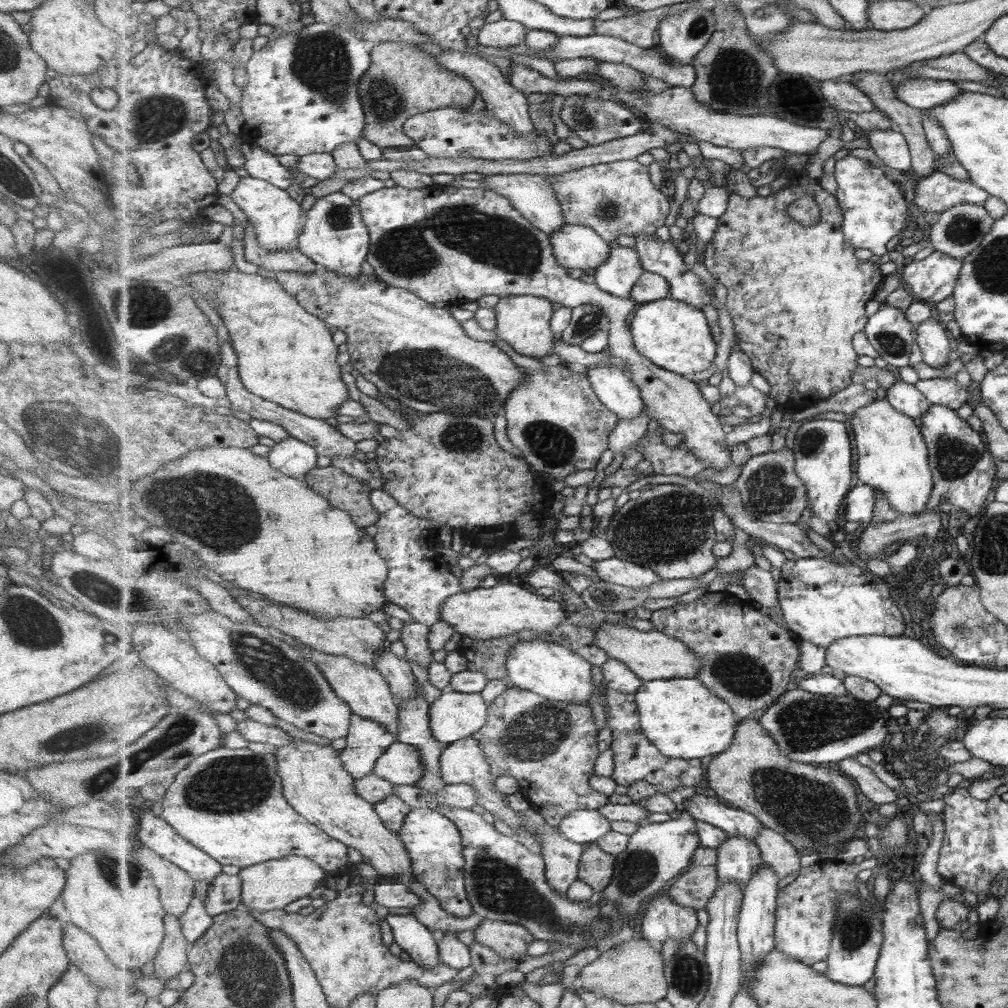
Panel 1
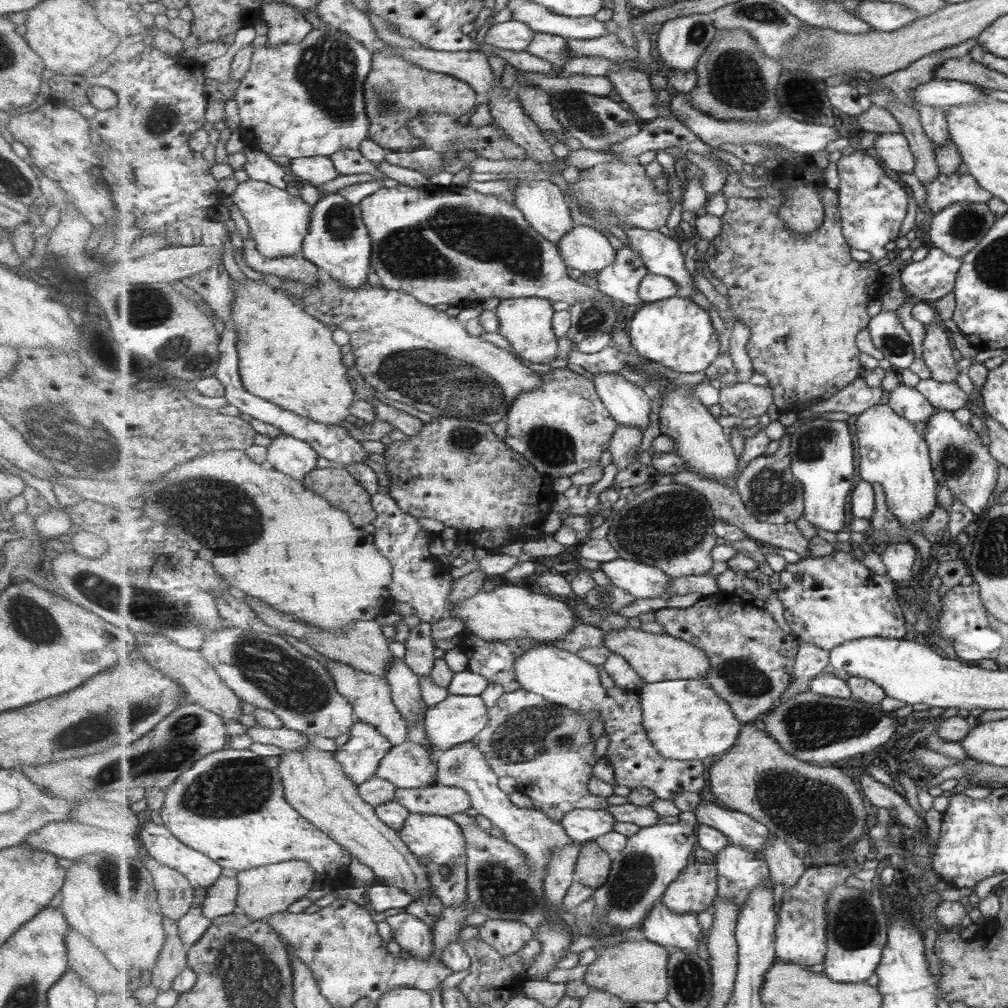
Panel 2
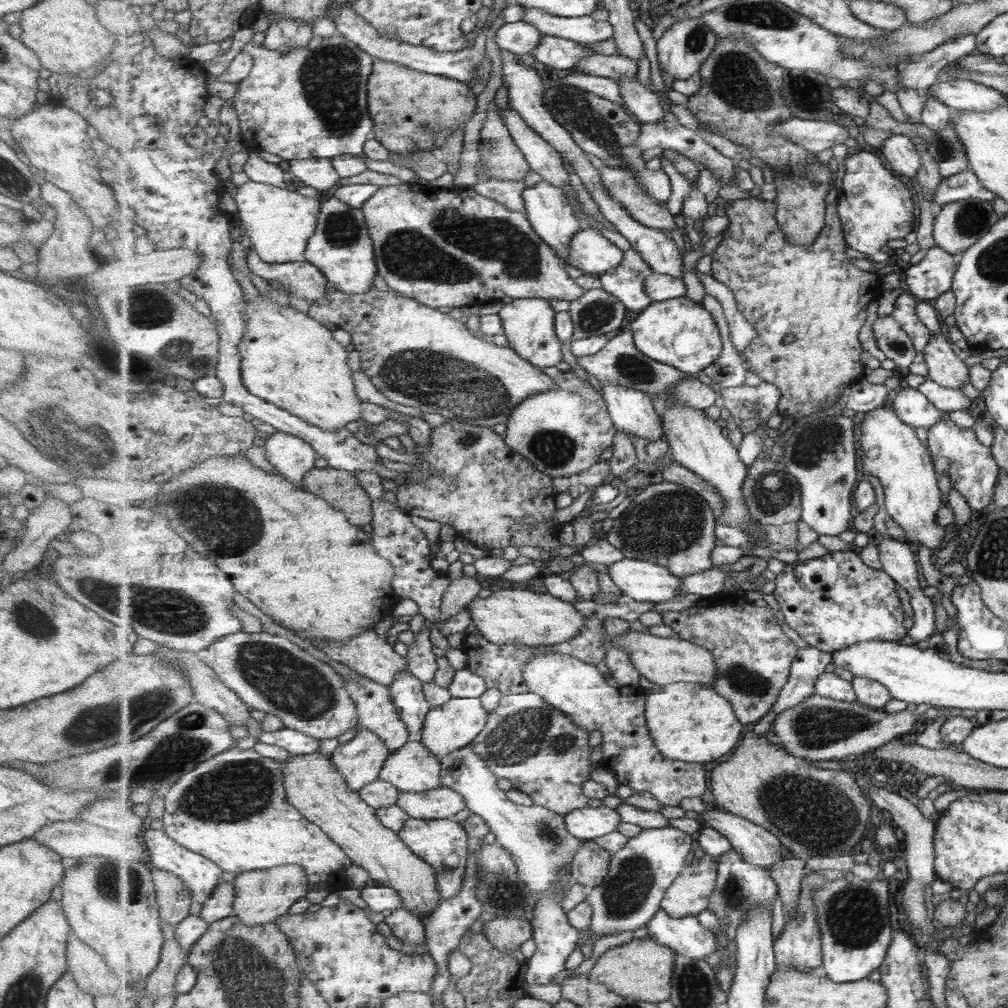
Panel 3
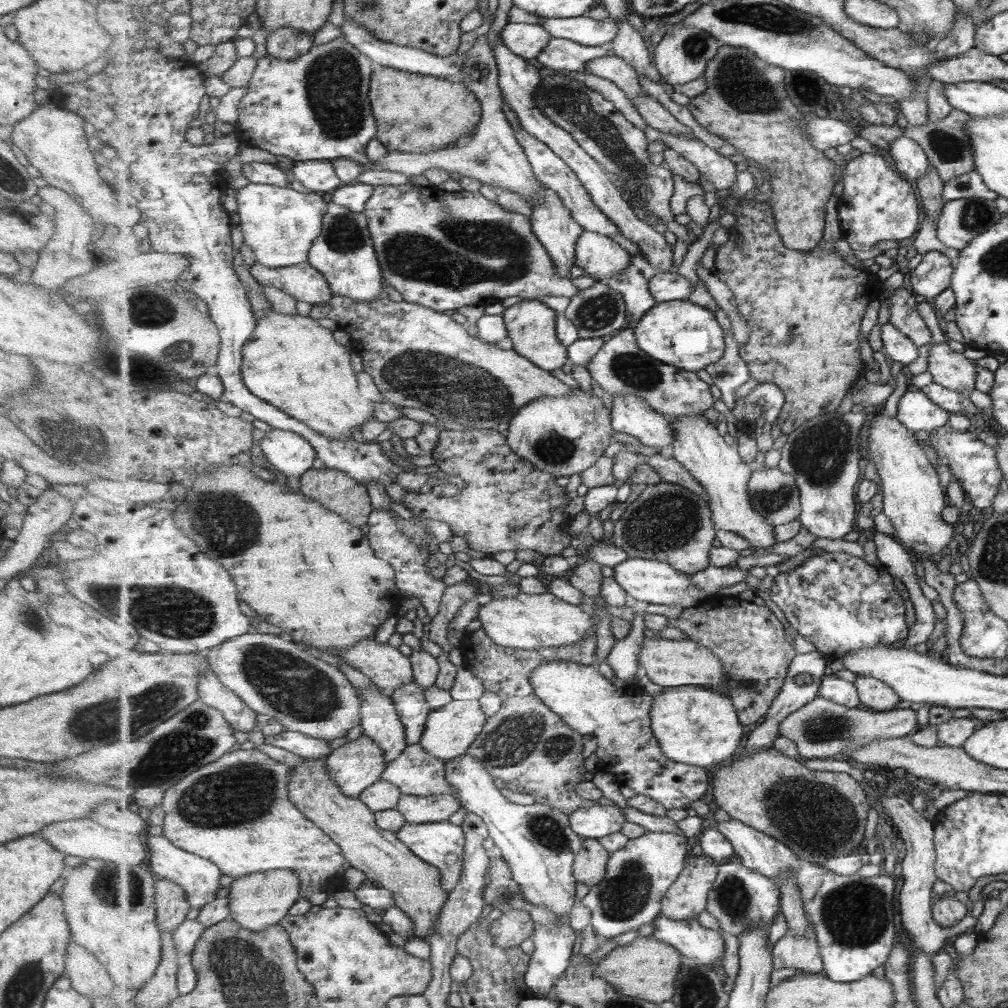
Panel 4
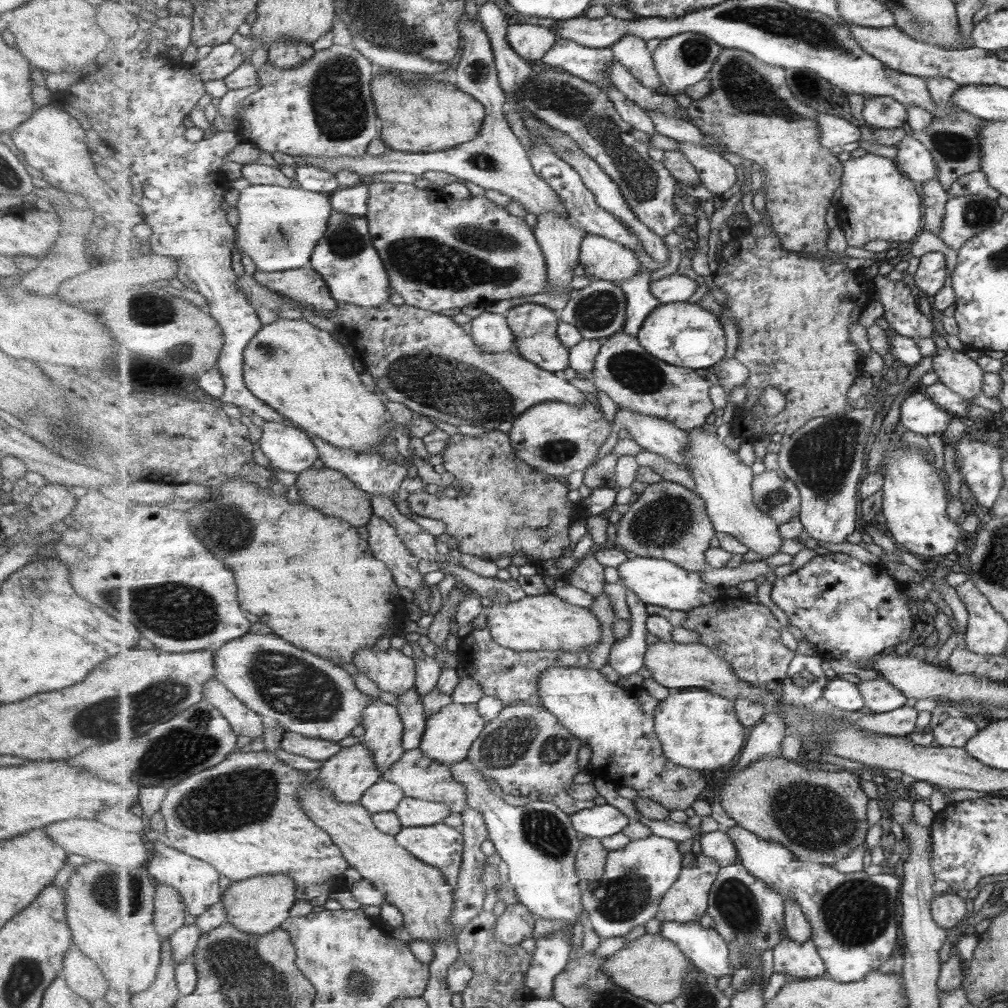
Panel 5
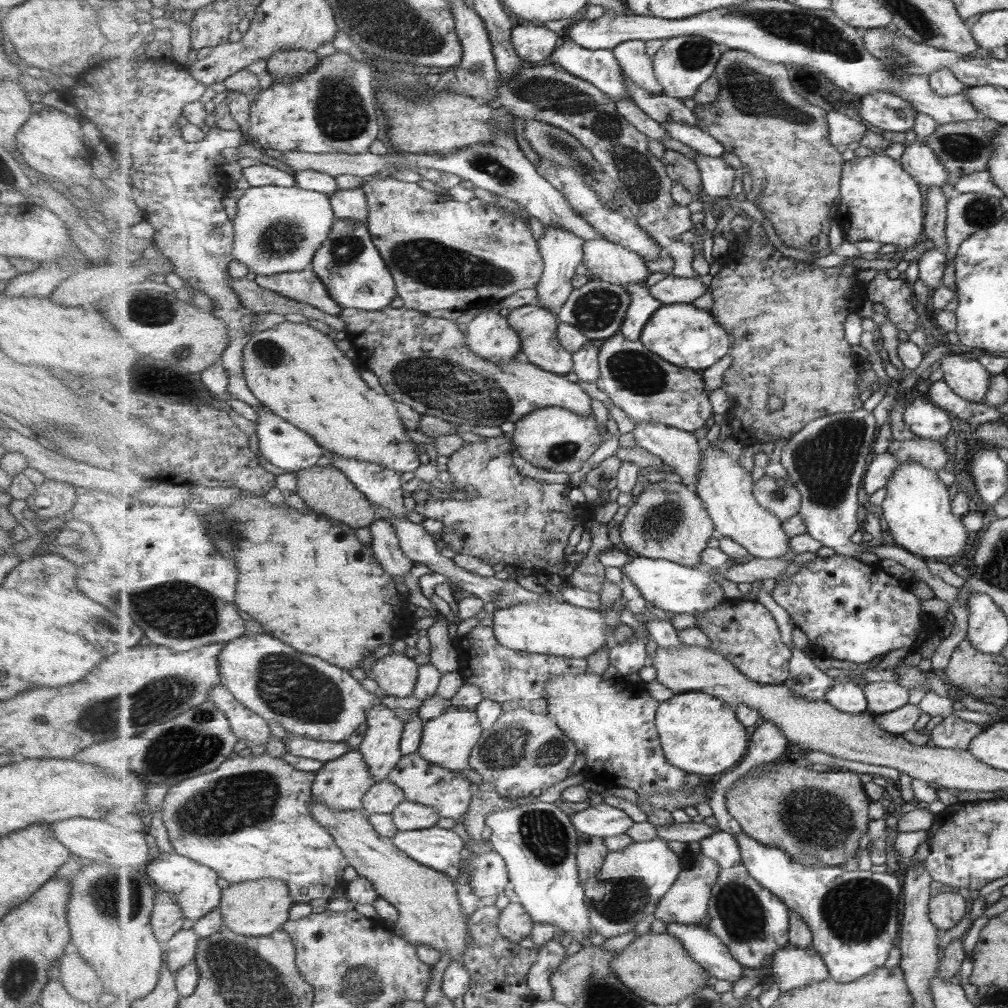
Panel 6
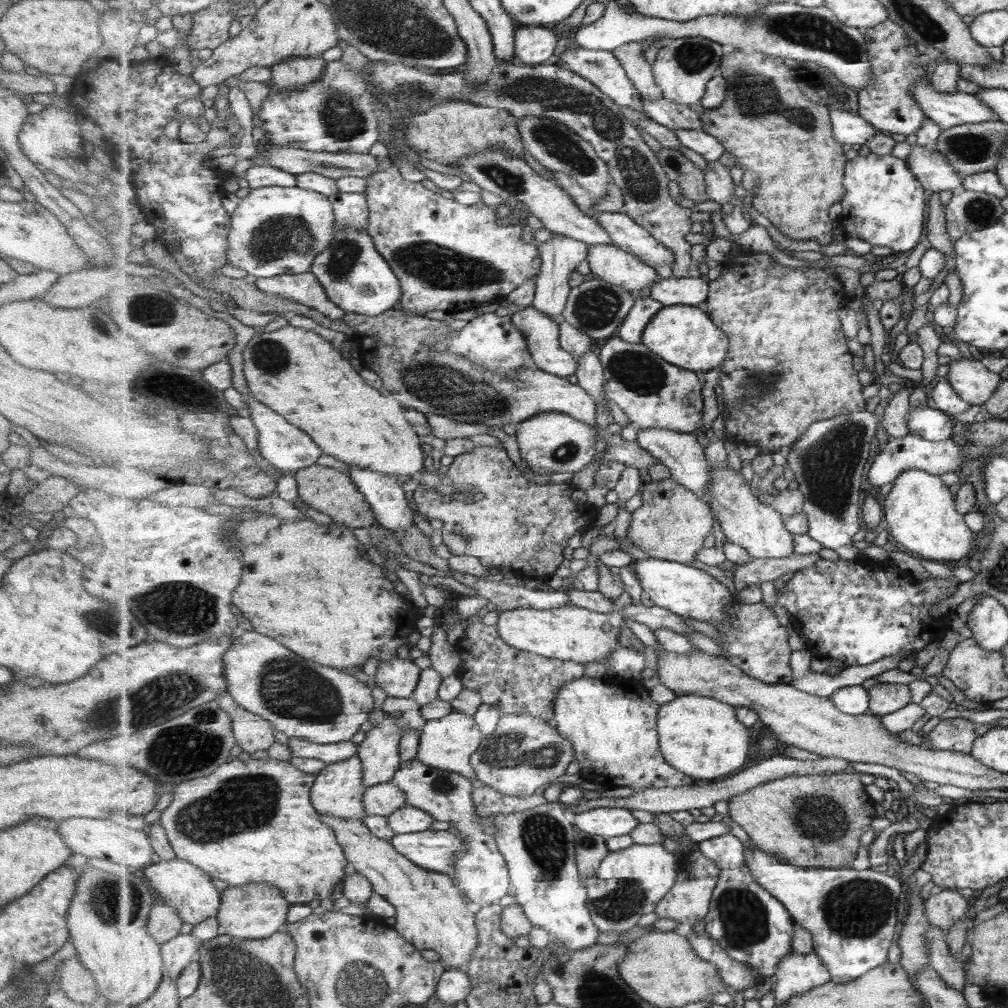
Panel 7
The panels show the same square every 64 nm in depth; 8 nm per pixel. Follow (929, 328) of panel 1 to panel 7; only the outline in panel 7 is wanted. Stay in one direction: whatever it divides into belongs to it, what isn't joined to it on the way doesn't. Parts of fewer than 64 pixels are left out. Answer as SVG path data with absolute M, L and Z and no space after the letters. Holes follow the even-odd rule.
M951 360L946 378L969 404L984 404L997 392L1003 377L989 370L981 360Z

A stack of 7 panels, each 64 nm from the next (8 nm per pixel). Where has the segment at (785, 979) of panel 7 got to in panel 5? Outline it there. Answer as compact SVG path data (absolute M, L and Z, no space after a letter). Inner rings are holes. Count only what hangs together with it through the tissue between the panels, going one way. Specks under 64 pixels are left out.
M791 938L781 940L781 946L775 948L775 970L787 974L786 982L801 982L828 975L824 957L812 938L805 942Z

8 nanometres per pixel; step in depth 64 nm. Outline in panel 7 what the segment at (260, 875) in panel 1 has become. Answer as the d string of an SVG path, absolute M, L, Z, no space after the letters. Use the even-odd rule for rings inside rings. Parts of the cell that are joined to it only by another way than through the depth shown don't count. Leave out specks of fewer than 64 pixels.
M251 883L245 886L227 886L222 891L222 903L217 920L224 931L243 940L271 938L288 923L290 904L285 892L270 883Z

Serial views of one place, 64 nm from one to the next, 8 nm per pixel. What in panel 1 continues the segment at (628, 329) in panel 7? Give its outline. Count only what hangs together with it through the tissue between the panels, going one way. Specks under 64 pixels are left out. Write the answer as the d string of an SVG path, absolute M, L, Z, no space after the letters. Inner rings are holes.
M620 246L612 247L609 260L595 270L595 282L609 294L631 299L633 286L644 272L637 249Z

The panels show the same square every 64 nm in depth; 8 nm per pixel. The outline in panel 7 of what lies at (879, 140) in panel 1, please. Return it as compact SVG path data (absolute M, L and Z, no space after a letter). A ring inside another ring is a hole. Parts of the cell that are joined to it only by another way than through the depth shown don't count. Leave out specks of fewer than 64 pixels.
M917 144L912 148L907 162L927 190L933 193L943 190L952 190L954 193L961 191L964 177L959 176L959 172L949 163L949 158L938 151L923 149Z

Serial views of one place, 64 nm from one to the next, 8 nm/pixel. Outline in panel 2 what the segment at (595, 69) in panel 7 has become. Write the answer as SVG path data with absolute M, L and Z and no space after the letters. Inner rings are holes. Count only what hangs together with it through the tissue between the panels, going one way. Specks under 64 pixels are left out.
M535 32L527 52L549 61L554 68L565 66L574 57L569 53L569 41L566 38L545 32Z

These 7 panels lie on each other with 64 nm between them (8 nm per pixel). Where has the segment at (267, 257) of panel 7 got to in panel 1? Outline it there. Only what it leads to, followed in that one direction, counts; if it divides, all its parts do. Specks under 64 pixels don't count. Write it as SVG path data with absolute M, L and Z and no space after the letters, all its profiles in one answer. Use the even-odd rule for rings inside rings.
M249 174L240 178L230 196L248 218L248 222L251 222L252 226L256 228L261 244L269 252L289 250L289 248L297 246L297 240L302 234L306 216L298 197L289 196L289 192L284 188L279 188L269 181L261 180Z

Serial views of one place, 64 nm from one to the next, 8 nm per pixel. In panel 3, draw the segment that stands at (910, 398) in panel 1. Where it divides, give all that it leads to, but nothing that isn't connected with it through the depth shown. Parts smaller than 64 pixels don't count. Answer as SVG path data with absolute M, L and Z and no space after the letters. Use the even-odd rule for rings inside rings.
M901 386L893 398L893 410L913 428L931 428L941 422L943 411L937 408L918 388Z

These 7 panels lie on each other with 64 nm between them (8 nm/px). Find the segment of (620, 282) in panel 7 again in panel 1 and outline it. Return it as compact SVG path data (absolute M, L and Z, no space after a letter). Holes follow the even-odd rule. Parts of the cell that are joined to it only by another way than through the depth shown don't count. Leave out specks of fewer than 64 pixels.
M566 224L549 238L562 265L584 272L594 273L603 266L609 260L613 247L593 228L581 225Z

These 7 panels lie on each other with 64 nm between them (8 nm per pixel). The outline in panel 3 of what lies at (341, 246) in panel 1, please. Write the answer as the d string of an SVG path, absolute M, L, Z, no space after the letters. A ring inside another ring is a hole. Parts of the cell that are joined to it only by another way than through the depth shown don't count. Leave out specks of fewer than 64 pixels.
M337 196L325 200L319 214L317 232L305 250L307 261L317 265L335 288L353 295L367 294L375 288L377 261L374 242L361 209L352 208Z

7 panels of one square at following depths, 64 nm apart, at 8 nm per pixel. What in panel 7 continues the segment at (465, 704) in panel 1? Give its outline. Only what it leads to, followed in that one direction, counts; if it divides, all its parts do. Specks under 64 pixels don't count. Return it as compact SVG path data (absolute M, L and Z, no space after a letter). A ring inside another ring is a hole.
M452 710L440 719L426 721L419 732L421 738L418 758L423 764L441 770L458 772L471 780L479 780L476 769L472 765L472 756L477 752L477 748L481 746L484 733L481 732L475 716Z

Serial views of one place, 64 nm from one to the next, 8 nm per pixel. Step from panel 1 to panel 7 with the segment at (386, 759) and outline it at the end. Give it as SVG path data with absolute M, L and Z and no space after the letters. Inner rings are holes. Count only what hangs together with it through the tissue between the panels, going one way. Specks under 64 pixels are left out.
M413 758L409 762L402 762L401 768L393 776L393 781L407 793L408 804L429 812L435 820L449 822L453 828L456 828L465 837L463 841L465 841L465 850L467 851L465 851L464 856L457 859L457 871L455 871L455 876L453 877L457 880L458 887L464 892L463 895L471 898L476 908L498 903L501 898L505 898L510 891L513 891L509 867L503 853L499 851L498 840L496 840L495 836L497 828L494 828L495 823L493 822L495 822L495 816L500 814L493 813L493 815L487 815L487 817L479 815L477 805L475 805L473 800L474 788L471 779L458 772L427 766L419 758Z

